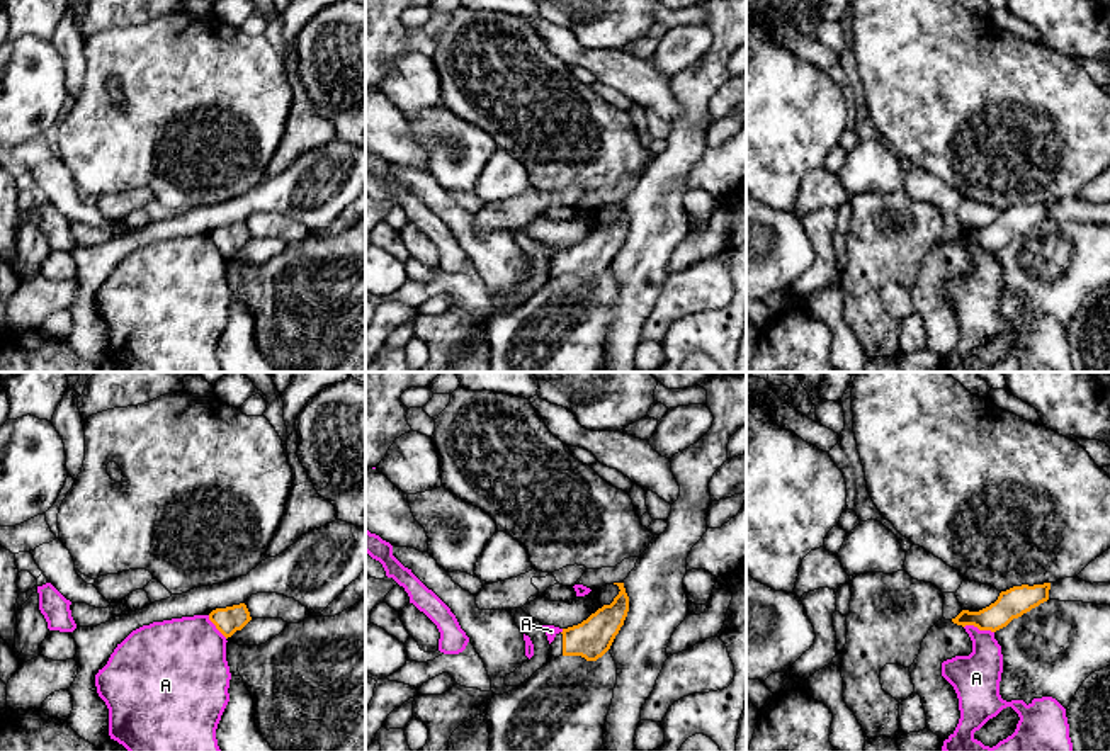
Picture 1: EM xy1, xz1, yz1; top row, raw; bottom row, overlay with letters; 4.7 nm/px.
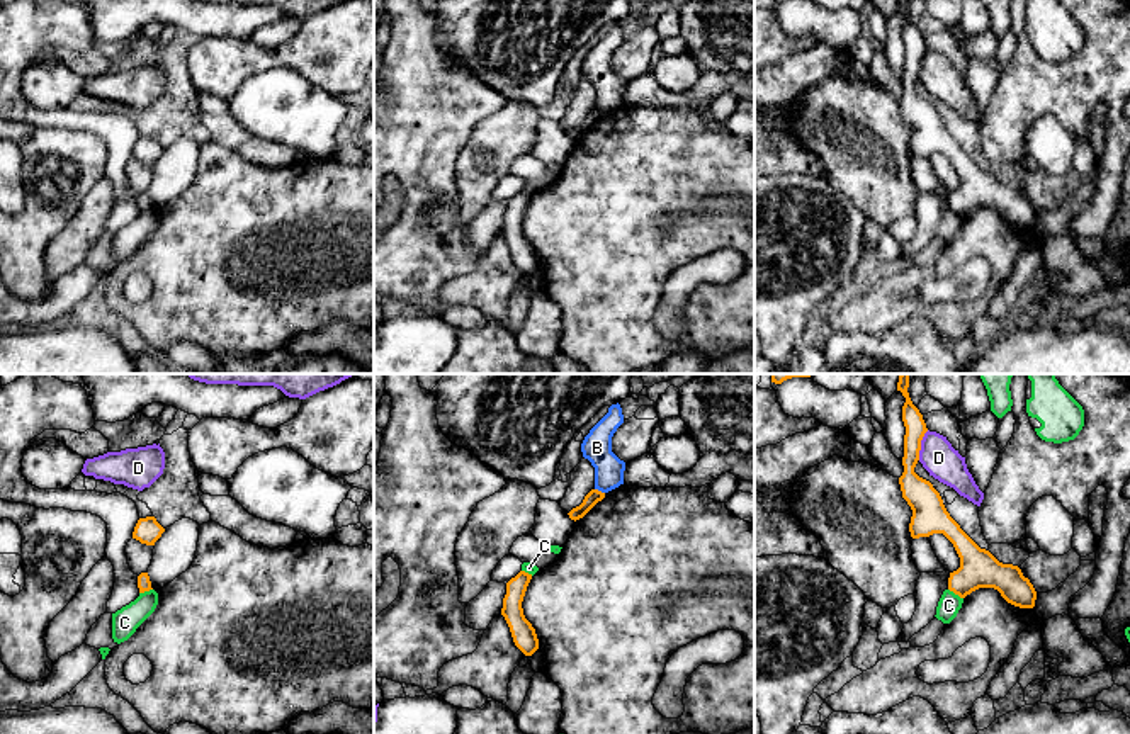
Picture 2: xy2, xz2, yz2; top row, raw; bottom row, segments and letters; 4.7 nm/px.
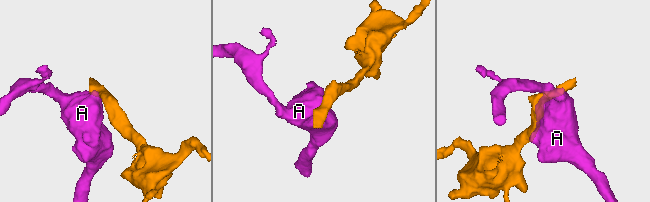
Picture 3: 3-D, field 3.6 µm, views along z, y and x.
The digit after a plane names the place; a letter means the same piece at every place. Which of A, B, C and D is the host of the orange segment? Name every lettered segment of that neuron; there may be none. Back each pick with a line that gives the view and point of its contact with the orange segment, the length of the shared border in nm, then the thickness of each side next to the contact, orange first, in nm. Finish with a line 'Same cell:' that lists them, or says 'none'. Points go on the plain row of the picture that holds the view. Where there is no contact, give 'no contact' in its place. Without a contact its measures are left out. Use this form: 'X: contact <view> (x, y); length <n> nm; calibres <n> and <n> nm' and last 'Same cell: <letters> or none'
Same cell: none

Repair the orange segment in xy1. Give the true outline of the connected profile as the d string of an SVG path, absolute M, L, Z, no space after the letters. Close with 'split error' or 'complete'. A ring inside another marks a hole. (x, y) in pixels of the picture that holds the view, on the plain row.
M240 223L240 224L212 229L209 233L209 240L228 258L236 250L241 250L252 240L252 236L246 224Z | complete

